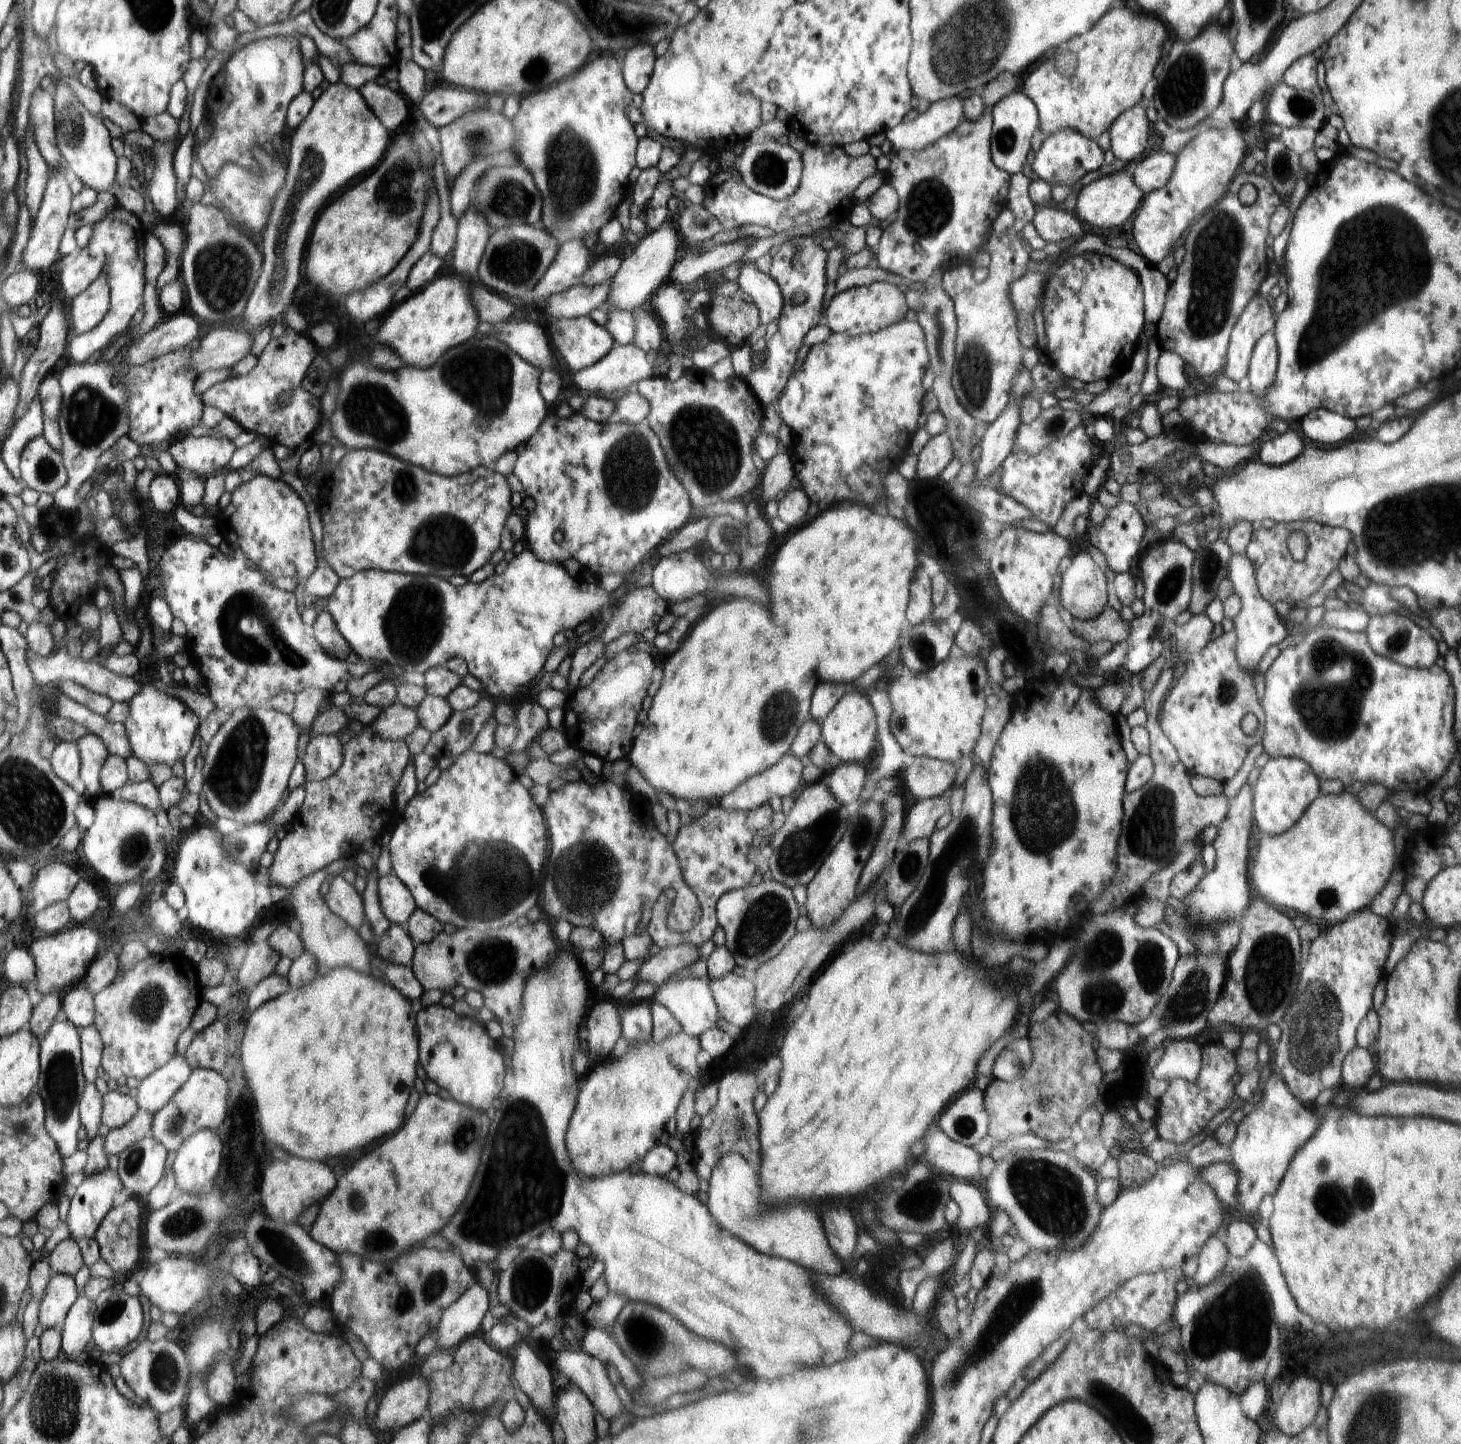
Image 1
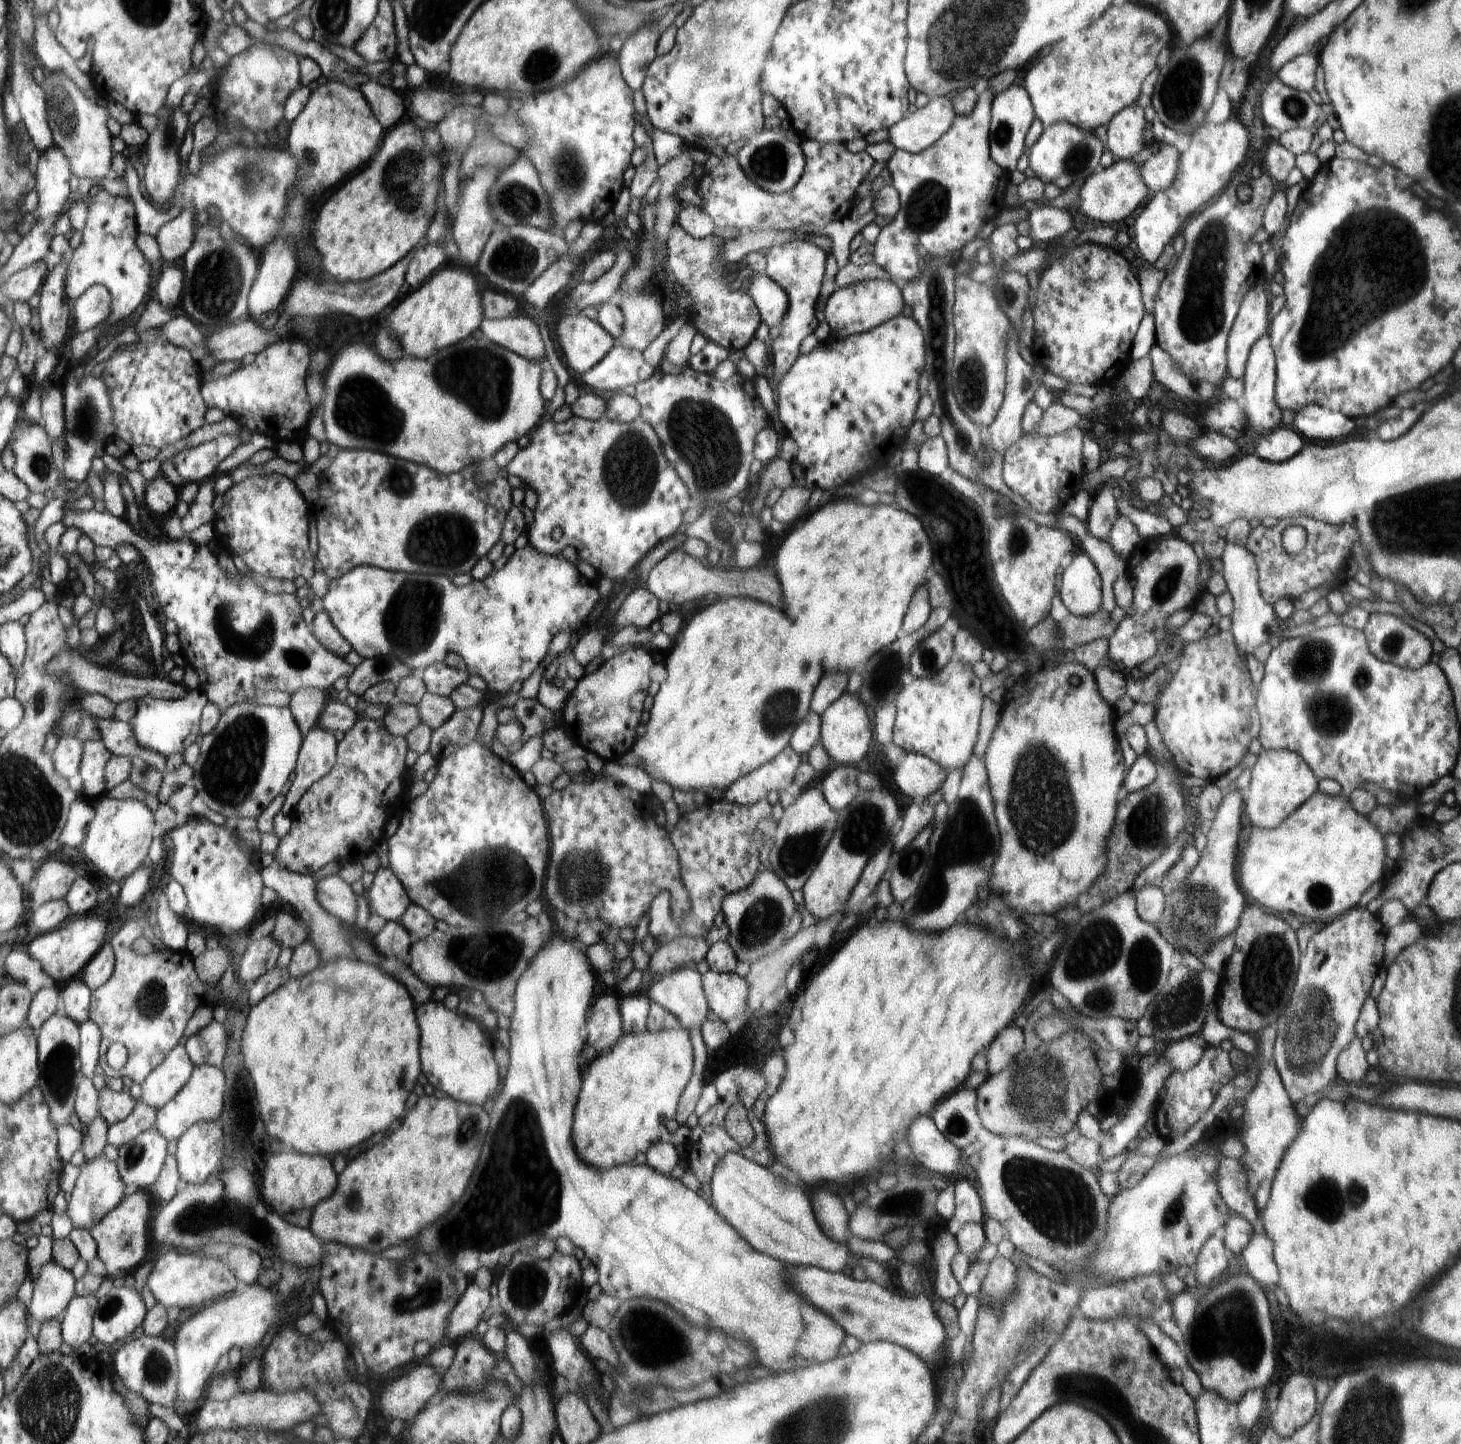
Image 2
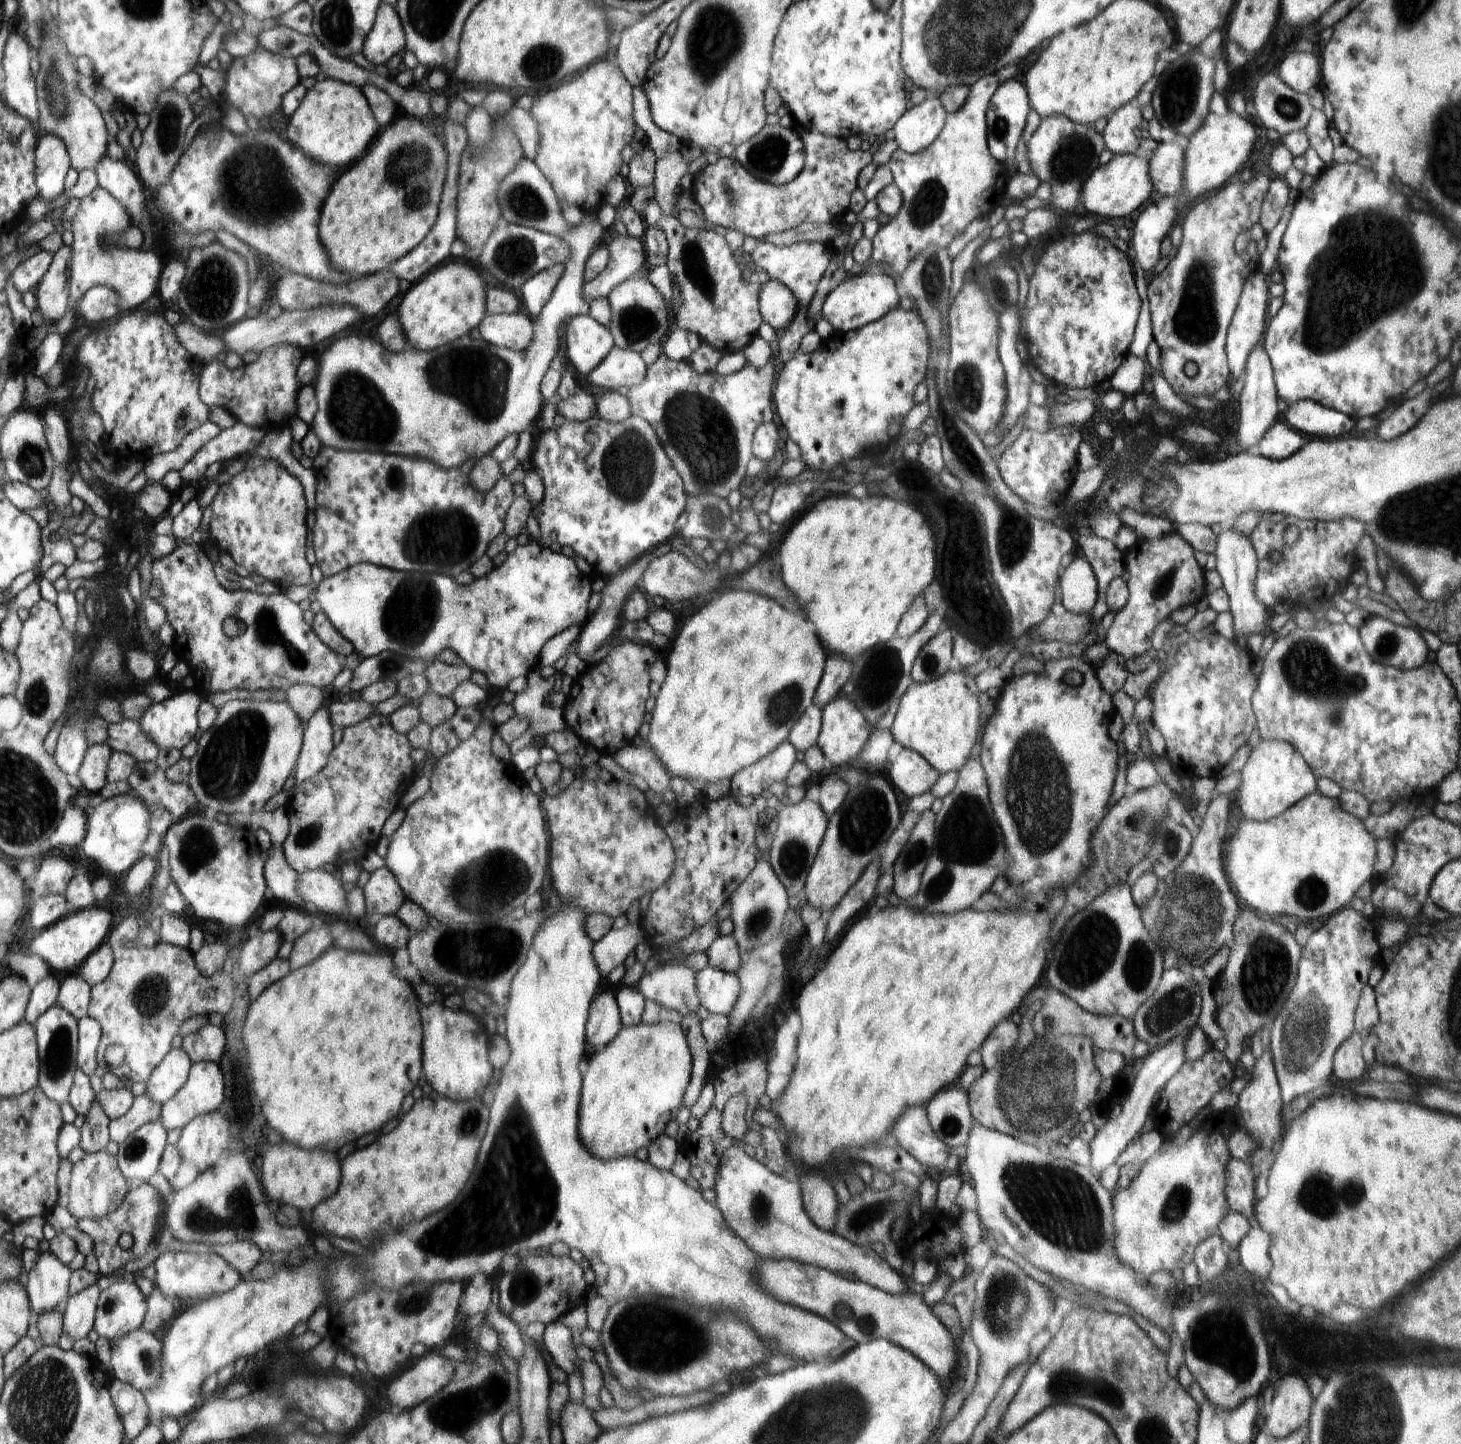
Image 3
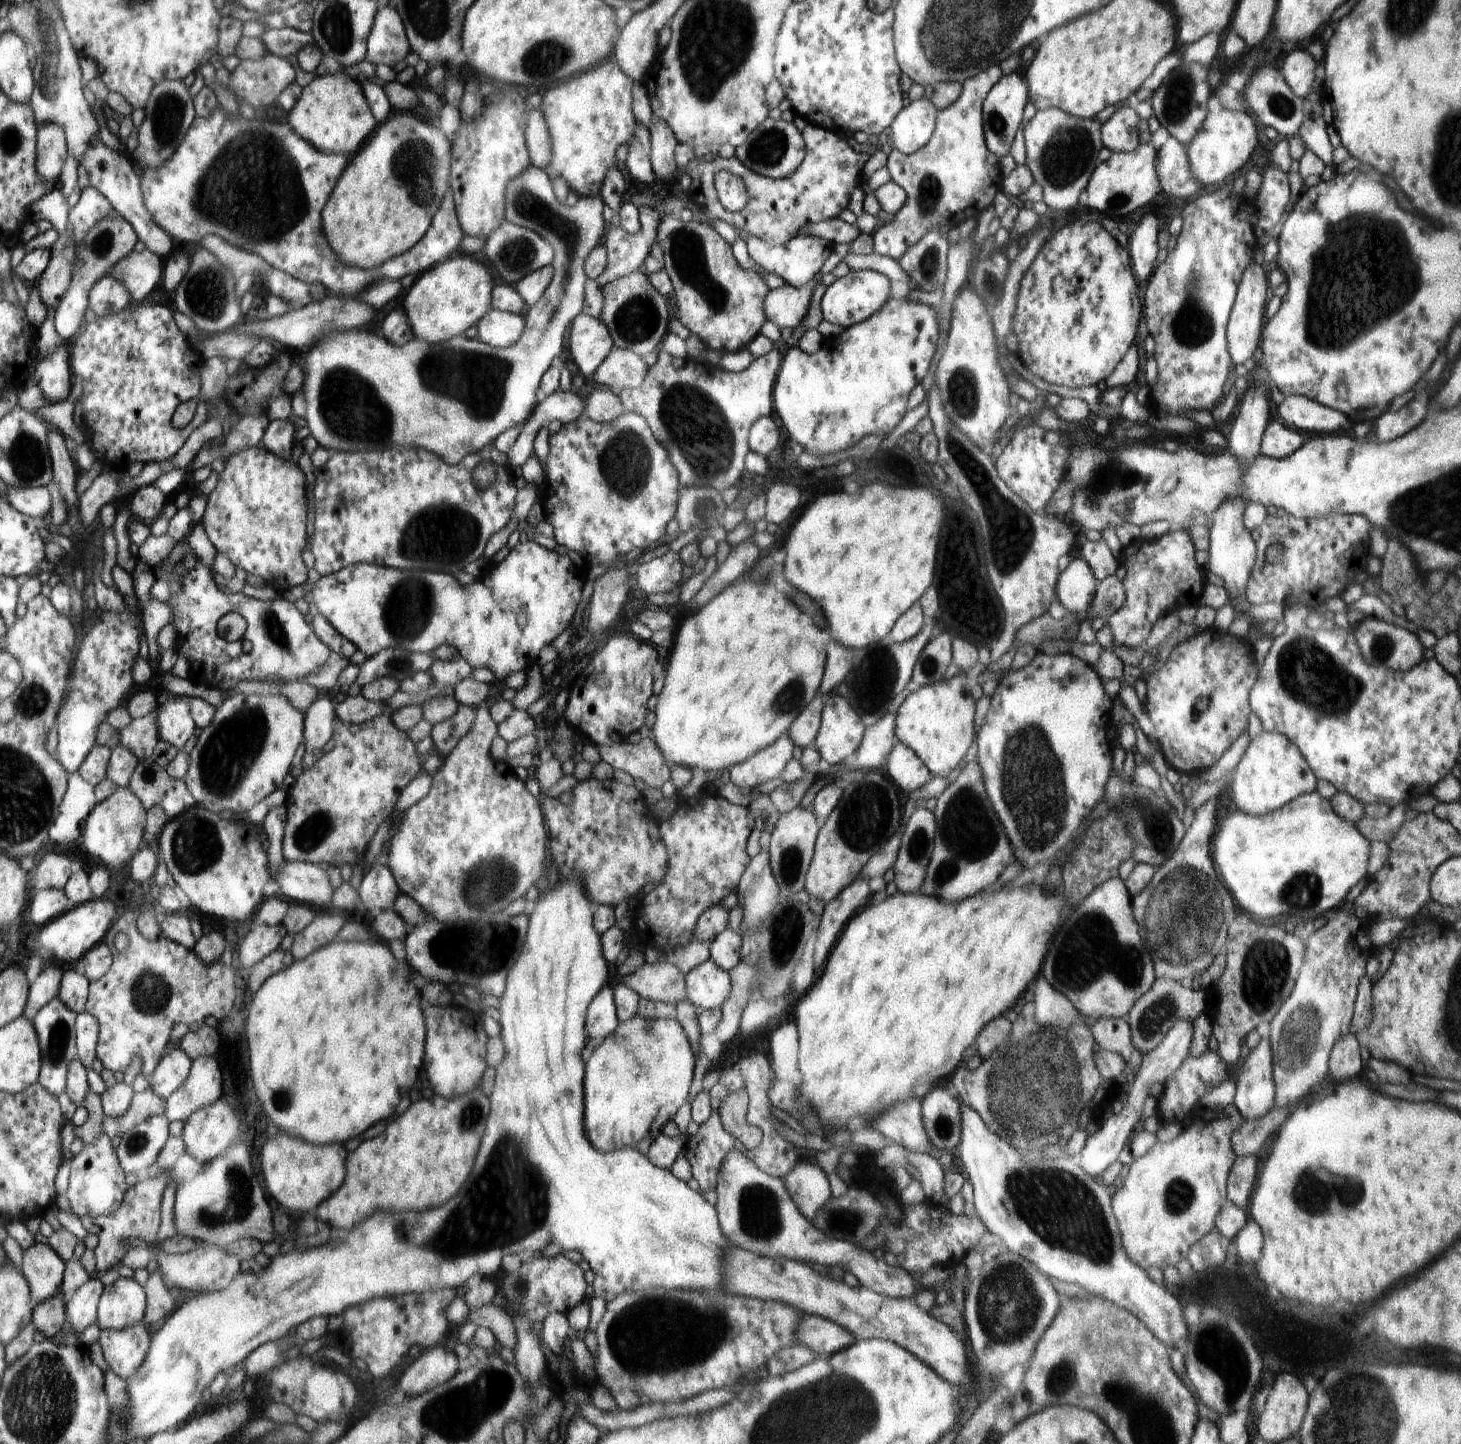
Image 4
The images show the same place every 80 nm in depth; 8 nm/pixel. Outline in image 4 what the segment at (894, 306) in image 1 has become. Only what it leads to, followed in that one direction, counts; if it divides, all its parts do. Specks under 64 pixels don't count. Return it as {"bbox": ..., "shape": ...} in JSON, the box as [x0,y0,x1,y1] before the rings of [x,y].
{"bbox":[820,270,890,328],"shape":[[[850,270],[846,276],[838,278],[826,288],[820,302],[824,315],[823,320],[831,324],[838,324],[843,328],[849,328],[867,320],[874,312],[879,312],[890,296],[890,284],[884,274],[872,270]]]}

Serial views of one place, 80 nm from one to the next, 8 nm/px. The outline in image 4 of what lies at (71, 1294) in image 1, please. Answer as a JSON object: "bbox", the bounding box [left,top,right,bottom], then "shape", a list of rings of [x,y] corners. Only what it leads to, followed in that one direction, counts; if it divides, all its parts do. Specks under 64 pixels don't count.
{"bbox":[24,1242,66,1306],"shape":[[[36,1242],[24,1252],[24,1273],[30,1282],[35,1306],[58,1296],[66,1278],[64,1258],[50,1243]]]}

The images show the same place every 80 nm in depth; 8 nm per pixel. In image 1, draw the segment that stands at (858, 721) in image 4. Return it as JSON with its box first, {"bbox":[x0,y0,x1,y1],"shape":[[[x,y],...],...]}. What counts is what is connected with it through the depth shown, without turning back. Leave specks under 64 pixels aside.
{"bbox":[821,687,876,764],"shape":[[[851,687],[830,710],[830,714],[821,721],[821,741],[830,753],[840,760],[840,764],[847,764],[864,760],[872,752],[874,740],[876,740],[874,708],[864,691]]]}

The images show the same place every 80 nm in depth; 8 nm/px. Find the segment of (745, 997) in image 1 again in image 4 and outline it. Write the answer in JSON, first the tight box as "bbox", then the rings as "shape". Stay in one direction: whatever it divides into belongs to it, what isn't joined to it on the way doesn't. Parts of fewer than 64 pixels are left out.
{"bbox":[684,959,732,1010],"shape":[[[711,959],[690,970],[684,976],[684,986],[688,1001],[704,1010],[721,1009],[732,989],[731,976]]]}

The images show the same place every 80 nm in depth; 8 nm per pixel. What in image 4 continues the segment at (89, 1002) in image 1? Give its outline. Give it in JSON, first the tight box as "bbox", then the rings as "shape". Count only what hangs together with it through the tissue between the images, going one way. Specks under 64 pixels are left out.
{"bbox":[60,965,91,1013],"shape":[[[73,965],[70,970],[65,972],[60,998],[66,1002],[71,1010],[80,1013],[87,1011],[91,981],[76,967],[76,965]]]}

